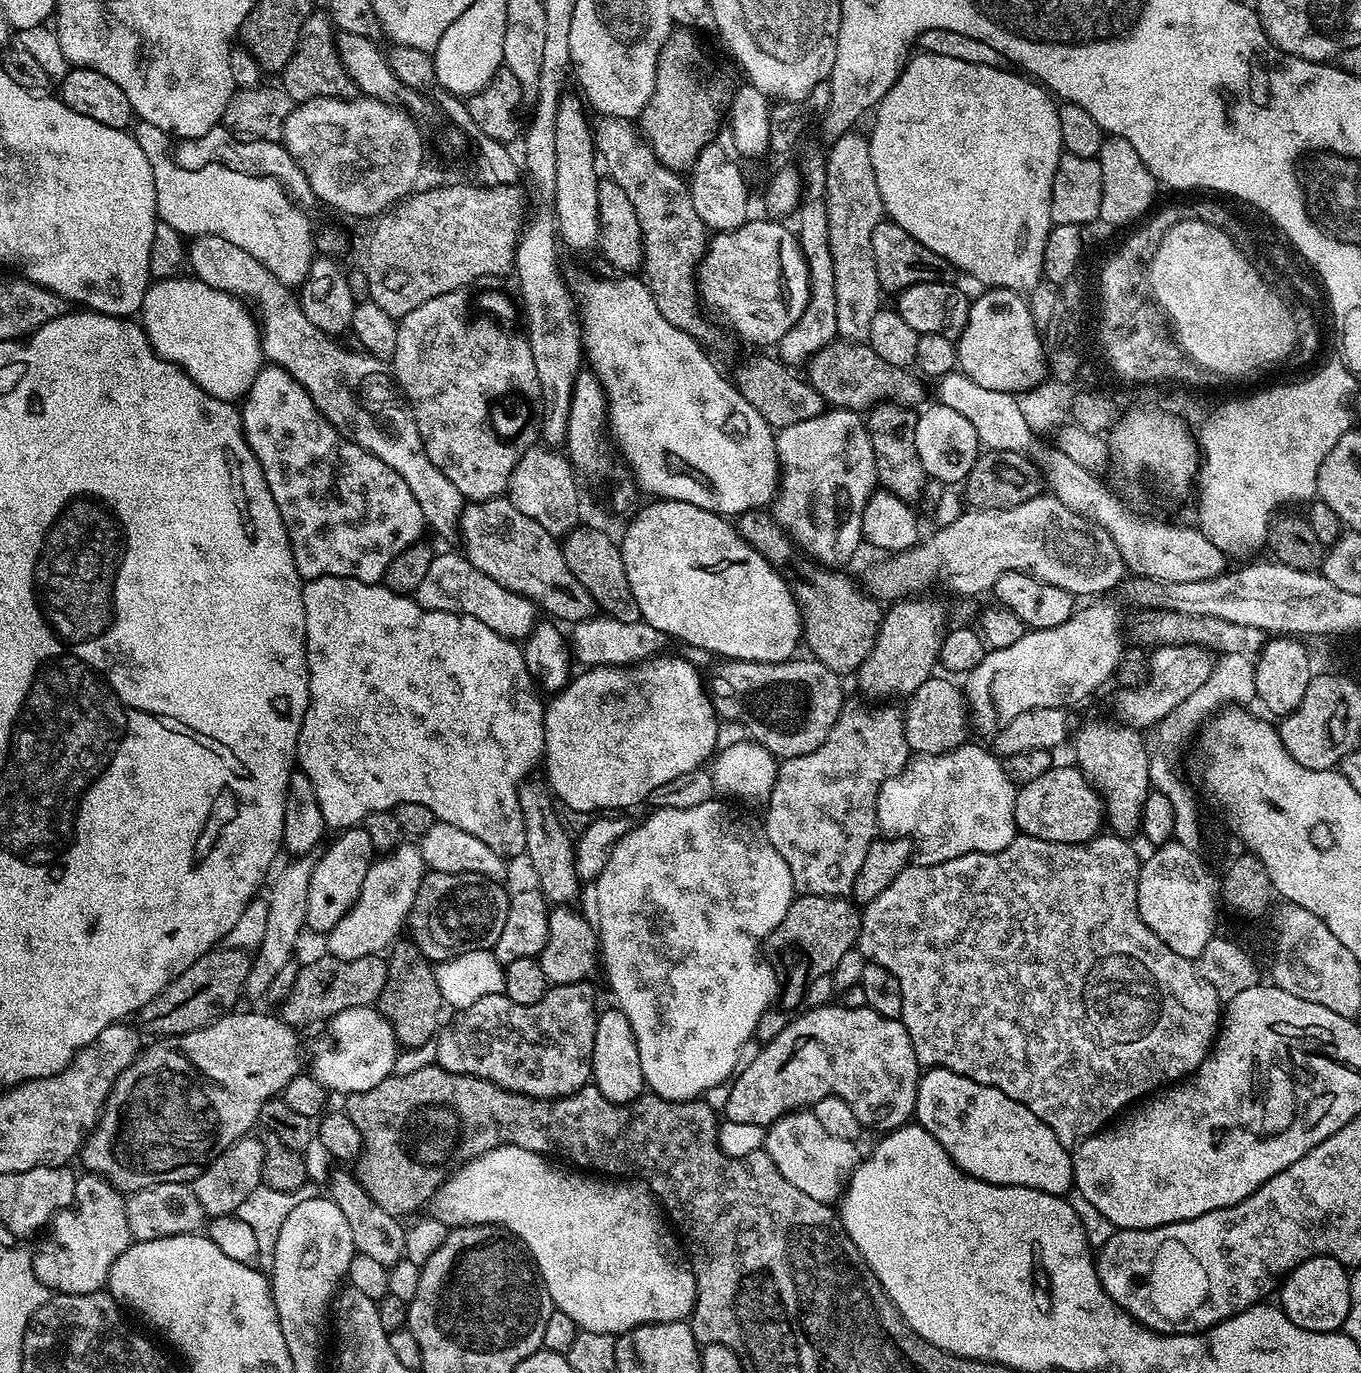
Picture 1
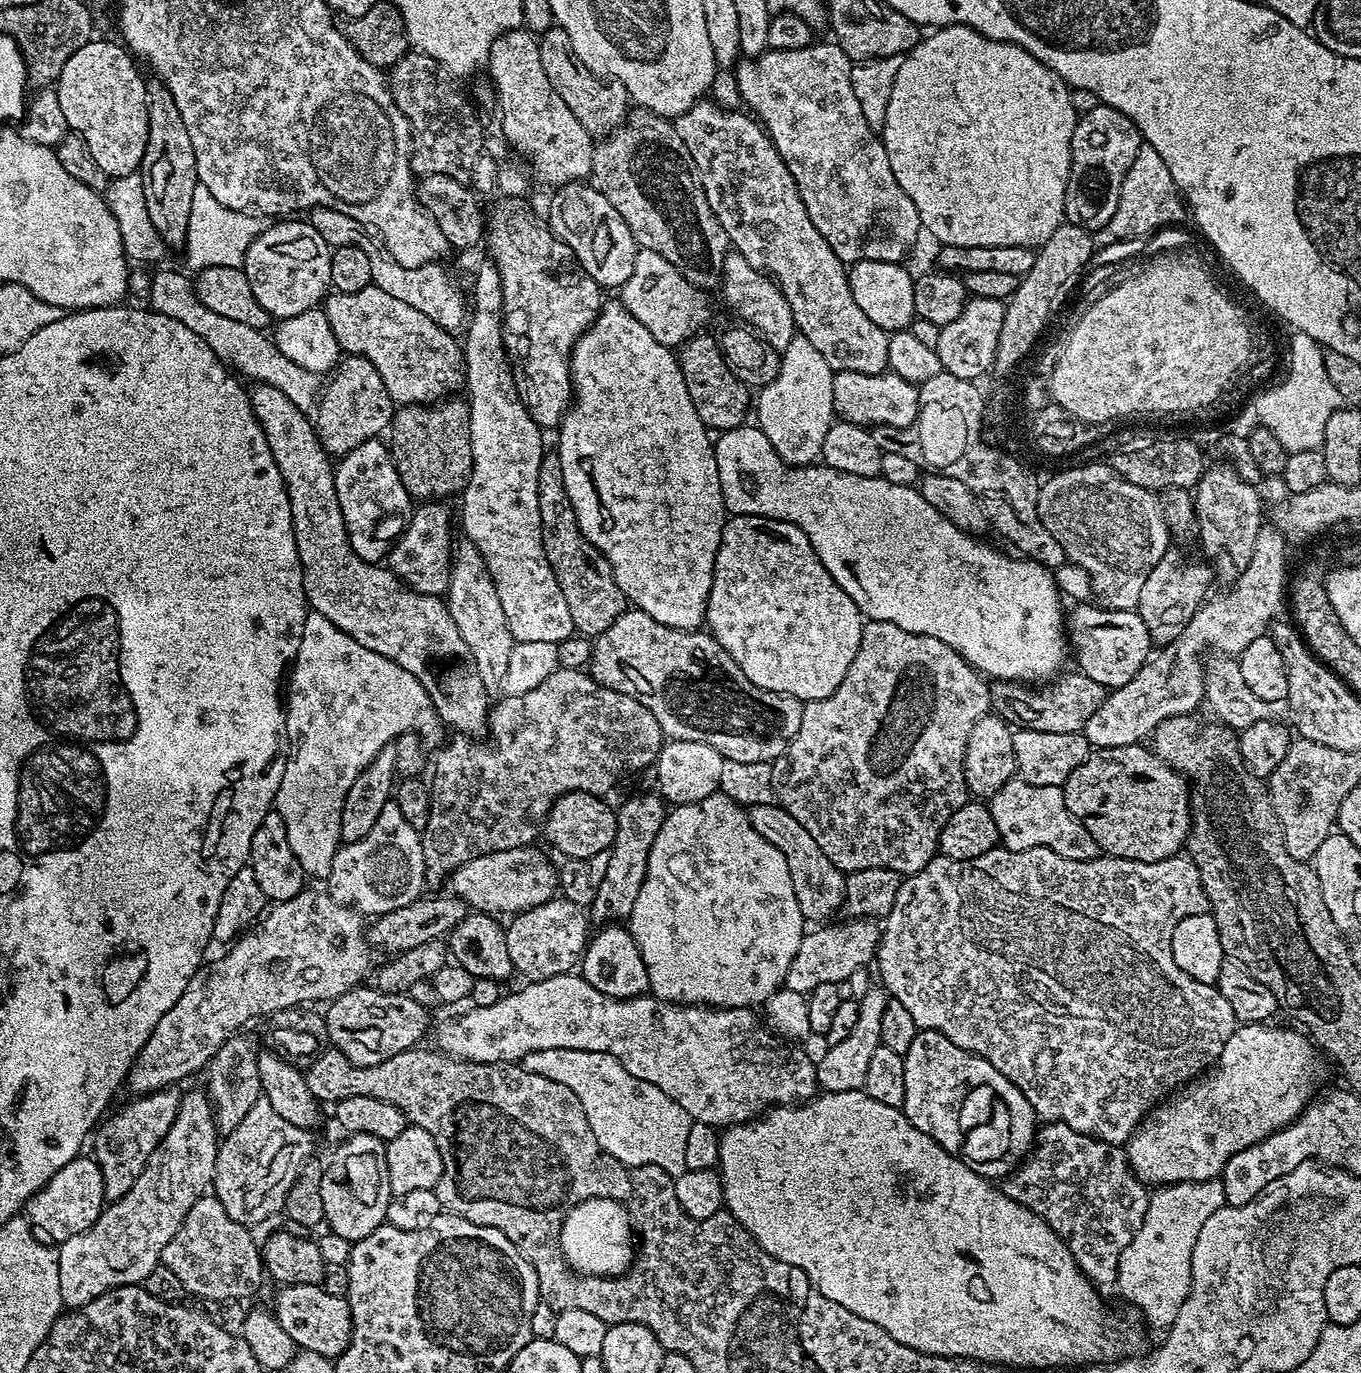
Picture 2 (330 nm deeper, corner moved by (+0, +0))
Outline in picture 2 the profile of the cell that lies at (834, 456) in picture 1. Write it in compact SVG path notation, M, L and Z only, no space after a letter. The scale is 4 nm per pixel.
M890 370L882 374L858 374L857 372L838 372L832 377L834 382L834 402L836 416L851 424L884 424L885 429L906 428L915 425L920 414L919 387L906 378L900 378Z

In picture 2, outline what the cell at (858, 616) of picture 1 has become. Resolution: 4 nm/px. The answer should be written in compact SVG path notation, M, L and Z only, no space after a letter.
M1079 670L1071 671L1065 671L1059 678L1045 683L1041 687L1044 688L1041 692L1036 689L1039 687L1029 686L1024 682L995 681L990 688L995 715L1005 722L1011 722L1022 728L1046 730L1046 734L1083 733L1086 722L1090 722L1090 714L1094 714L1094 710L1098 710L1098 706L1102 706L1109 689L1094 682L1094 678L1086 678Z

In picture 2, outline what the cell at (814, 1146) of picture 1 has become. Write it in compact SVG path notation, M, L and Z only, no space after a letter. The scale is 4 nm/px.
M561 974L551 976L545 980L539 978L533 979L532 984L528 984L525 988L520 988L517 992L501 995L500 1000L496 1001L492 1006L469 1007L469 1012L461 1014L457 1020L448 1020L436 1032L436 1040L439 1051L445 1056L453 1056L456 1060L473 1060L479 1064L503 1064L505 1062L523 1062L528 1054L534 1051L542 1050L558 1050L565 1048L566 1050L582 1050L582 1051L600 1051L602 1054L613 1055L614 1058L622 1064L622 1066L636 1078L642 1078L645 1082L653 1083L662 1090L670 1098L674 1098L674 1102L678 1102L678 1106L682 1106L682 1110L686 1110L686 1114L691 1116L697 1124L711 1124L713 1126L731 1126L734 1124L745 1124L747 1120L755 1120L761 1114L768 1111L769 1108L777 1106L791 1106L793 1104L802 1104L805 1100L811 1100L817 1095L818 1085L816 1083L816 1065L813 1057L808 1057L803 1052L803 1047L789 1045L783 1039L775 1034L769 1027L762 1023L761 1017L751 1008L713 1008L711 1006L701 1006L699 1004L671 1004L665 1000L658 1000L651 994L643 996L635 996L629 1000L619 1000L618 998L610 998L610 994L602 994L602 990L594 990L594 986L590 986L590 982L586 982L583 975L580 974Z

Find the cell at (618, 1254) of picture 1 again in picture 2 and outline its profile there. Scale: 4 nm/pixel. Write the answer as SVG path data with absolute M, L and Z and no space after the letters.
M610 1198L583 1200L569 1210L560 1231L560 1249L569 1268L581 1276L621 1276L634 1259L634 1229L623 1204Z

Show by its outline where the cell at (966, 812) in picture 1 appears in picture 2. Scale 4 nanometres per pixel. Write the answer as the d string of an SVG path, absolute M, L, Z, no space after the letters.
M1014 778L1002 786L990 798L990 814L994 816L994 826L998 826L1000 844L1005 848L1021 852L1031 848L1049 848L1062 858L1075 860L1095 860L1101 855L1098 842L1090 838L1086 826L1075 820L1064 801L1063 787L1034 786L1030 782Z

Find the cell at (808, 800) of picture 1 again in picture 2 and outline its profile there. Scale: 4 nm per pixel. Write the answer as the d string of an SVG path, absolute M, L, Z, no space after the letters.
M868 620L862 630L862 642L858 646L858 654L854 654L854 662L850 662L850 670L846 670L846 678L842 678L842 686L830 694L830 698L810 700L802 710L802 726L798 726L798 734L788 743L788 749L771 761L772 794L775 803L785 808L790 815L798 818L802 826L818 842L818 850L834 862L841 872L857 872L871 868L885 868L900 873L907 878L920 872L938 855L940 835L946 822L952 814L969 803L970 793L964 777L964 755L966 742L970 742L970 730L982 717L989 715L992 708L992 693L989 683L971 664L966 663L961 656L946 642L938 642L938 638L930 638L926 634L914 634L910 630L902 630L902 626L894 626L894 622Z

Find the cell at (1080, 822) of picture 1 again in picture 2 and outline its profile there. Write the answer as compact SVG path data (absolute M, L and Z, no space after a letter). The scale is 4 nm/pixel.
M1143 743L1089 751L1086 762L1070 774L1062 787L1070 814L1086 826L1090 838L1098 842L1101 853L1149 864L1175 856L1187 845L1188 831L1192 828L1188 781L1166 762L1159 760L1151 747Z

